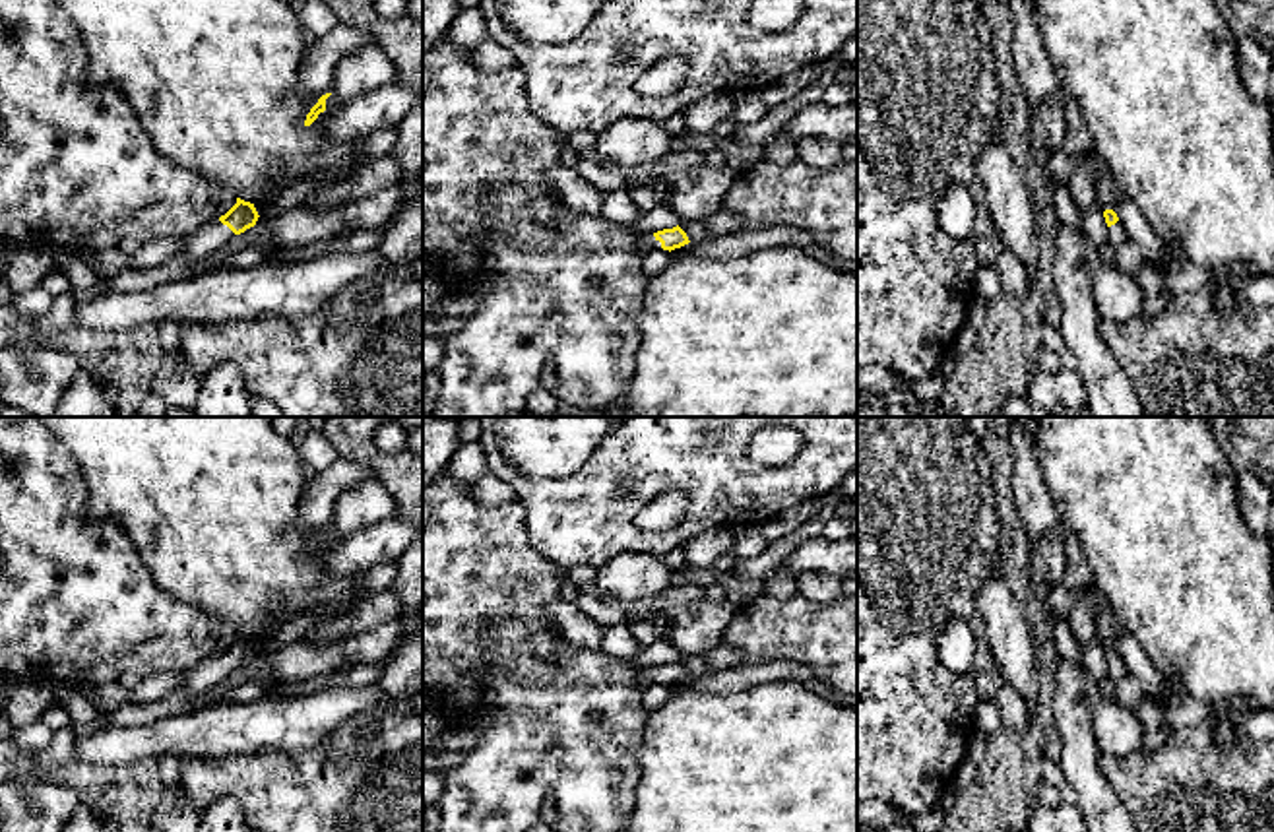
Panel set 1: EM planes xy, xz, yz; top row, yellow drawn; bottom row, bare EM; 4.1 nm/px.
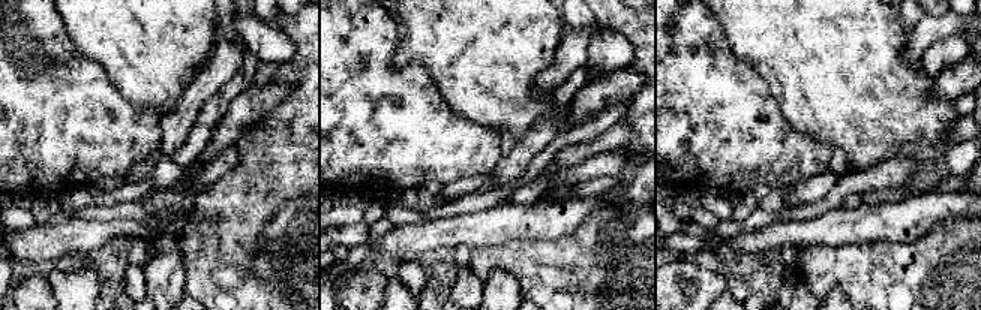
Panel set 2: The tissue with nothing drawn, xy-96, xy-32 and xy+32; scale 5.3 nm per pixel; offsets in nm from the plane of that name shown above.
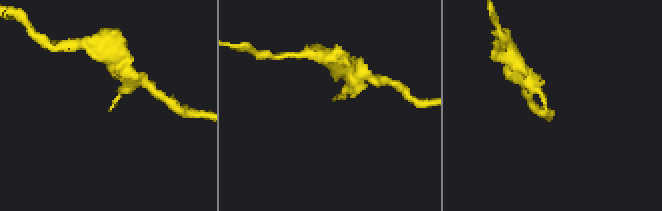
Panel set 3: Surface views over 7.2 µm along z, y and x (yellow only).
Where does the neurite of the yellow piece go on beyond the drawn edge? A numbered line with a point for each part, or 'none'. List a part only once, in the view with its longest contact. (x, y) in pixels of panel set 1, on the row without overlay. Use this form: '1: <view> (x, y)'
1: xy (214, 670)

